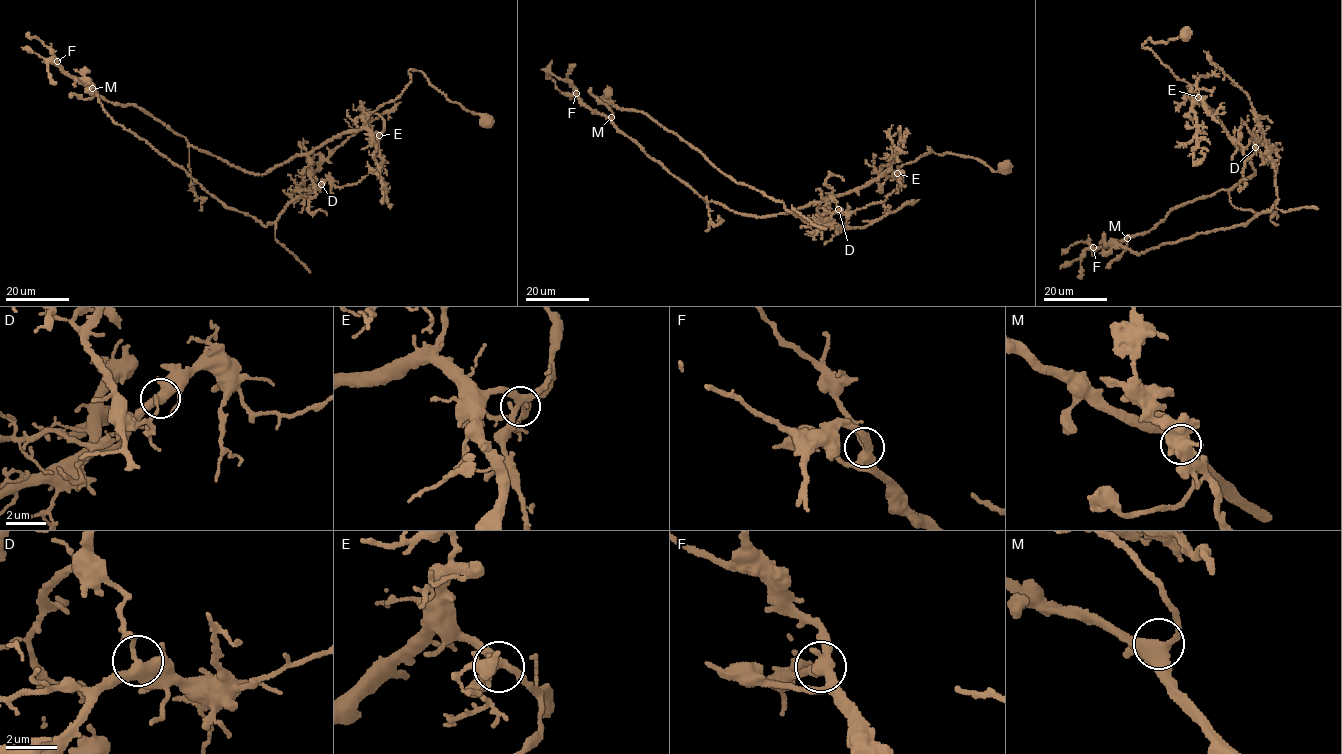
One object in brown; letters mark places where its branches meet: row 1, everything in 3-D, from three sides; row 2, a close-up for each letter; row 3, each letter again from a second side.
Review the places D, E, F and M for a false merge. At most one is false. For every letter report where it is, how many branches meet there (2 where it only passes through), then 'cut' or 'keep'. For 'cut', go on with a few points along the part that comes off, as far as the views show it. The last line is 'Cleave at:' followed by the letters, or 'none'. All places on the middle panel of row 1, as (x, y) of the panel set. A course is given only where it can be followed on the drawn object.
D: place (838, 209); branches 3; cut; course (838, 210), (828, 218), (810, 223), (787, 211), (782, 202), (737, 182), (644, 113), (623, 109), (593, 96)
E: place (897, 173); branches 3; keep
F: place (576, 93); branches 3; keep
M: place (611, 117); branches 3; keep
Cleave at: D

